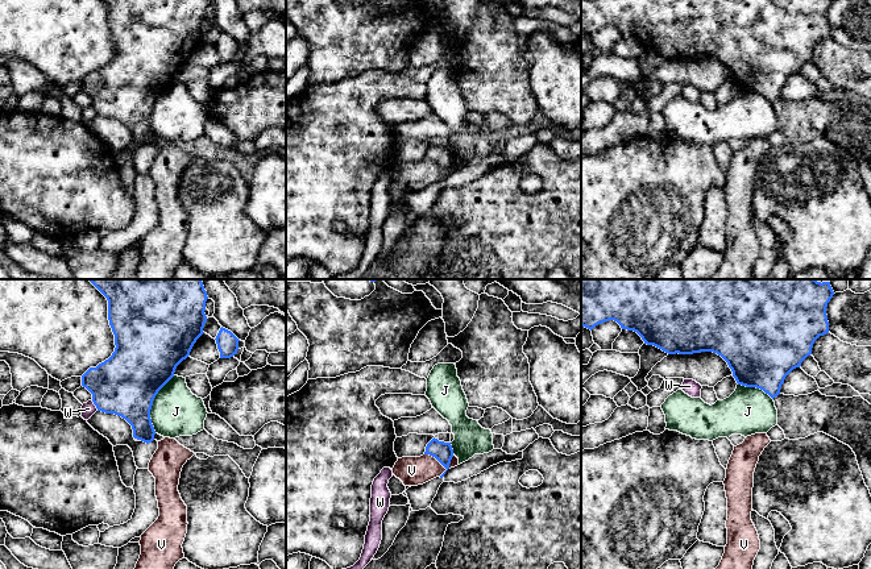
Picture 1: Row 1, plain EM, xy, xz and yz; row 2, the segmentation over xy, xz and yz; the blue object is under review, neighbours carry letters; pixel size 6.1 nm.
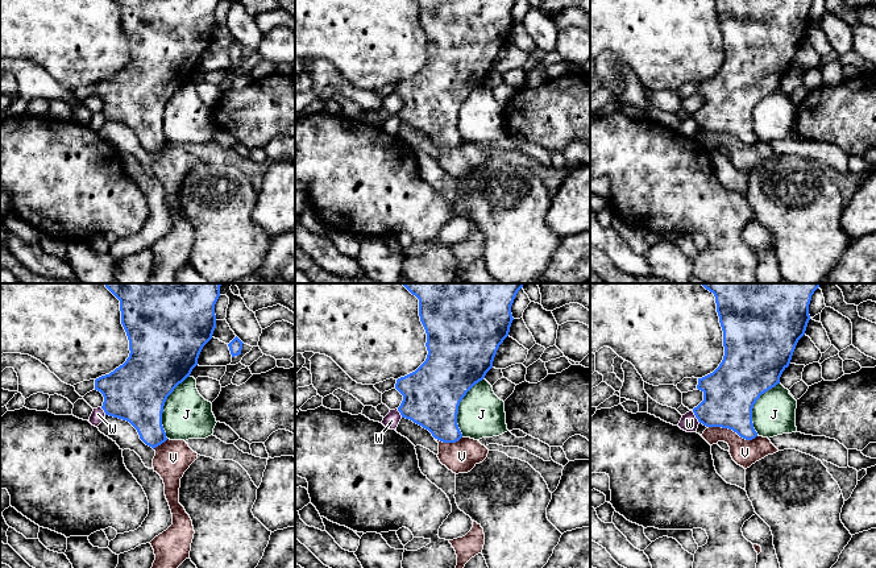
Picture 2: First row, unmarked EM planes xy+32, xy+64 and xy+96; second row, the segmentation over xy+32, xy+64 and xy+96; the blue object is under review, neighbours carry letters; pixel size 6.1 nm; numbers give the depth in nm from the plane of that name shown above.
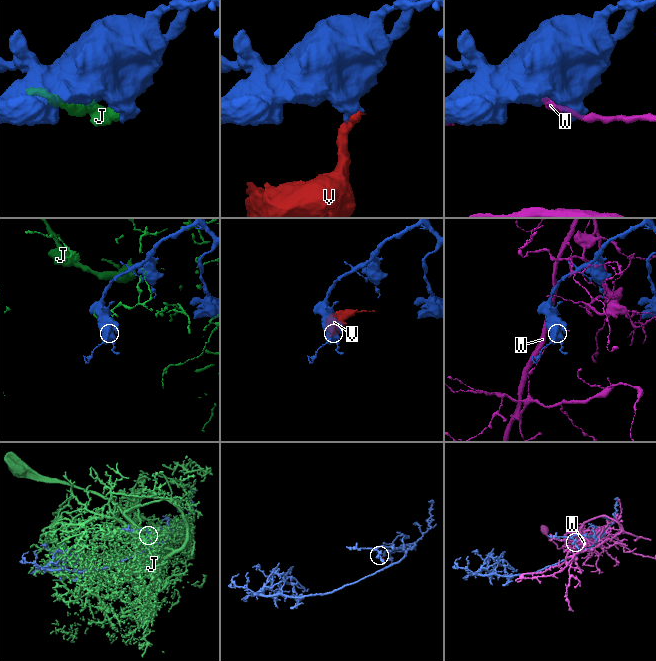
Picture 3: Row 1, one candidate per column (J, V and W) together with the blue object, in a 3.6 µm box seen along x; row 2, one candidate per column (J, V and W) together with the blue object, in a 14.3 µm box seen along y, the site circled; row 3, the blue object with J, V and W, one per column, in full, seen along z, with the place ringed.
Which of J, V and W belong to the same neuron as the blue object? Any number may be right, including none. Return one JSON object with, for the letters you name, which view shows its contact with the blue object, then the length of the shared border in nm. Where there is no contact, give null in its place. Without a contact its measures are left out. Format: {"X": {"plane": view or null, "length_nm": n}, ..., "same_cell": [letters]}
{"same_cell": []}

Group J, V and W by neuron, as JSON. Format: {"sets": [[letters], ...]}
{"sets": [["J"], ["V"], ["W"]]}

